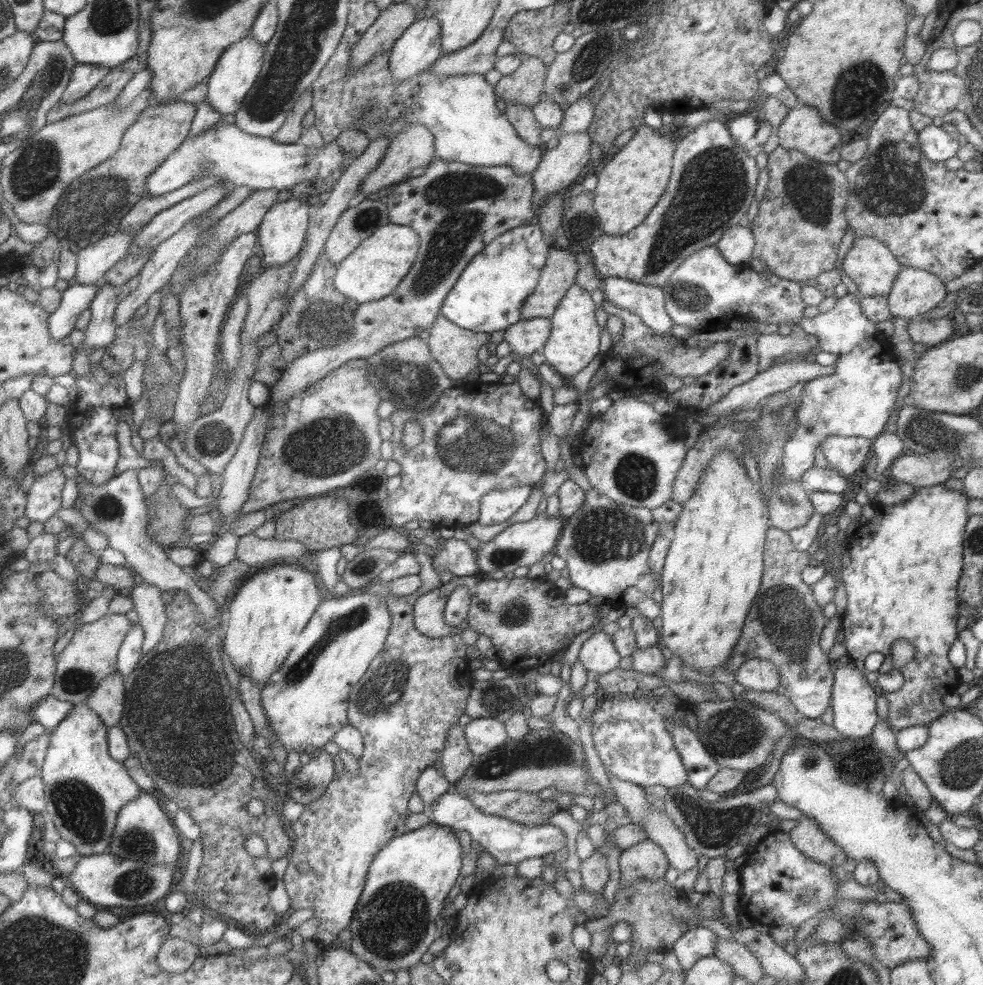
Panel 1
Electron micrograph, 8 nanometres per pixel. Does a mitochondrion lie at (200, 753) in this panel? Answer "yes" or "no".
yes

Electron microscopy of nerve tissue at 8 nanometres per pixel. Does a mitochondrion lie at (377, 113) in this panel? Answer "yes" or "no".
yes

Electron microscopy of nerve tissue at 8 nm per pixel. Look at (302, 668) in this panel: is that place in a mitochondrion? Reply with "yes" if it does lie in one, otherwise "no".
yes

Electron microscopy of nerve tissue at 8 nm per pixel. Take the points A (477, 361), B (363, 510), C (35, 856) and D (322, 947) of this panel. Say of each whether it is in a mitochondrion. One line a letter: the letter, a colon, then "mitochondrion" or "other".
A: other
B: other
C: other
D: other

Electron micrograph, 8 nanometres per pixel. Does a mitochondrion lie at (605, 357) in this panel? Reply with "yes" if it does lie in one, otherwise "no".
no

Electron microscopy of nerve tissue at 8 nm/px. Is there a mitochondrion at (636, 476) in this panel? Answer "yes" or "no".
yes

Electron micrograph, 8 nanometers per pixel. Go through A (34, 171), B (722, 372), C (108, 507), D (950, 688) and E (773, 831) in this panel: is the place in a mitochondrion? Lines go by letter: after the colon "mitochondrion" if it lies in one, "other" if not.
A: mitochondrion
B: other
C: mitochondrion
D: other
E: other

